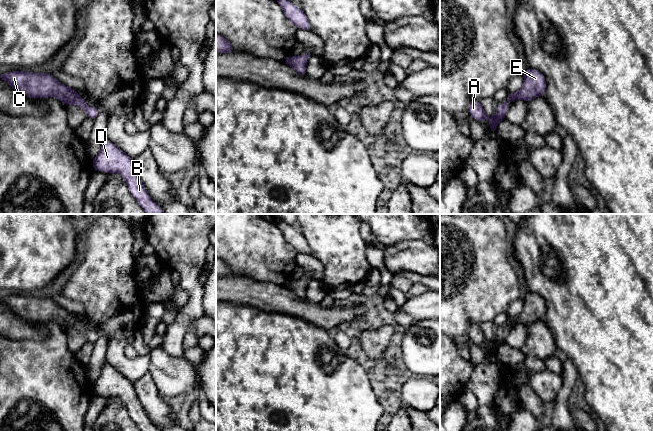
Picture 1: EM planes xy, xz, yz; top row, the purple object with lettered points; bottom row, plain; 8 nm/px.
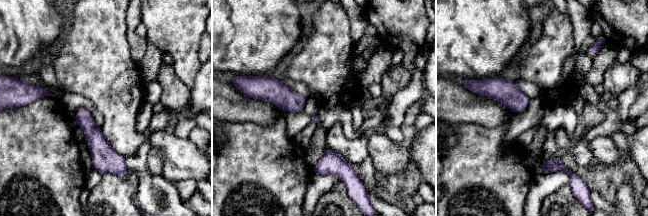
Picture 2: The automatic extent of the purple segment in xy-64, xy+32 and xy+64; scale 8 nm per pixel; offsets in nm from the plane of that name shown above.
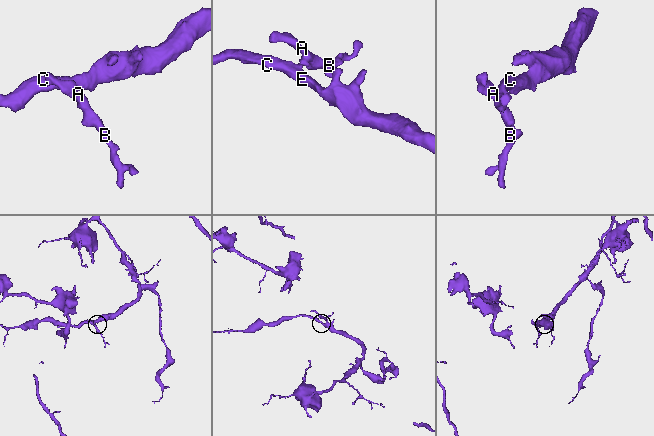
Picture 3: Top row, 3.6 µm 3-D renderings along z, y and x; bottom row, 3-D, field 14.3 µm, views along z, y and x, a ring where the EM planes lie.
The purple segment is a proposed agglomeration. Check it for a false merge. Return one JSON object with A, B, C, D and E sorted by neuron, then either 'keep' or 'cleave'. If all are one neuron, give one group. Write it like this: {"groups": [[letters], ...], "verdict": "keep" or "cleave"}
{"groups": [["A", "B", "C", "D", "E"]], "verdict": "keep"}

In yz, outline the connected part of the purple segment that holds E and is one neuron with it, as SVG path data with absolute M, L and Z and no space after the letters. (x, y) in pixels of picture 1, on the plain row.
M528 292L523 300L524 305L522 312L516 317L509 316L506 326L498 329L496 337L493 341L488 341L486 339L480 326L473 324L469 328L469 336L473 343L479 346L486 343L490 344L491 358L496 358L497 349L499 346L504 344L504 340L509 332L508 328L511 325L513 325L514 323L518 323L529 326L530 324L538 320L544 320L546 315L546 303L540 295Z

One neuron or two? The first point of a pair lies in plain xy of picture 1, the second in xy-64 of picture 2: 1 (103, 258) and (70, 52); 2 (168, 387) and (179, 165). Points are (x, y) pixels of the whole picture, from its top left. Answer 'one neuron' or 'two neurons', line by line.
1: one neuron
2: one neuron

